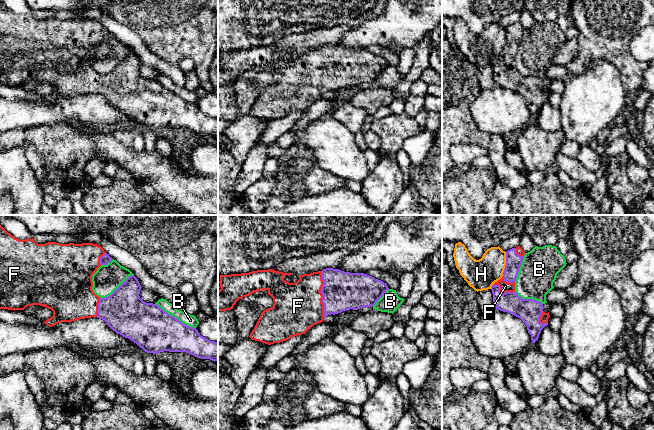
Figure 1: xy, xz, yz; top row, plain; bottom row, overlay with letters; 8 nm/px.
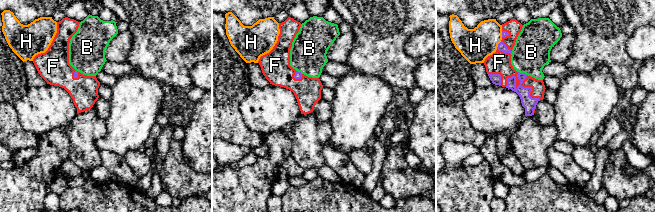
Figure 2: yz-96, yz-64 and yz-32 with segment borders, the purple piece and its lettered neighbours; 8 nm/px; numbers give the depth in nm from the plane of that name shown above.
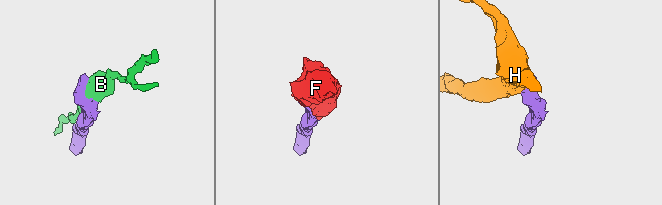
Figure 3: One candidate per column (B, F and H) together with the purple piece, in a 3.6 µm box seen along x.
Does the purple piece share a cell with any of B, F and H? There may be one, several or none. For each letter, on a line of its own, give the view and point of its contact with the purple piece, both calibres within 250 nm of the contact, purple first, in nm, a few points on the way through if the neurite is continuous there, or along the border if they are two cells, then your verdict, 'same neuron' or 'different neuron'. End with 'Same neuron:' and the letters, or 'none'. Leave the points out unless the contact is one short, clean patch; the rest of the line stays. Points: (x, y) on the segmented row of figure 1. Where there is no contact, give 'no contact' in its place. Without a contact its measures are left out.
B: contact xy (174, 317); calibres 360 and 100 nm; different neuron
F: contact xz (322, 294); calibres 320 and 380 nm; same neuron
H: contact yz (506, 264); calibres 130 and 240 nm; border yz (506, 252), (506, 265), (502, 275); different neuron
Same neuron: F

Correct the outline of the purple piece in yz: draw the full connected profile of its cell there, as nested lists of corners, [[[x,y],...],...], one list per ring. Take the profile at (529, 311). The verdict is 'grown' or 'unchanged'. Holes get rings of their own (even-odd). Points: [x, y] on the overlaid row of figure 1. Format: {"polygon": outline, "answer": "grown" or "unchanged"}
{"polygon": [[[520,246],[506,251],[503,276],[492,285],[491,290],[496,309],[520,318],[527,326],[532,343],[535,343],[541,330],[548,325],[550,315],[543,311],[541,302],[522,299],[515,291],[515,281],[525,254]]], "answer": "grown"}

